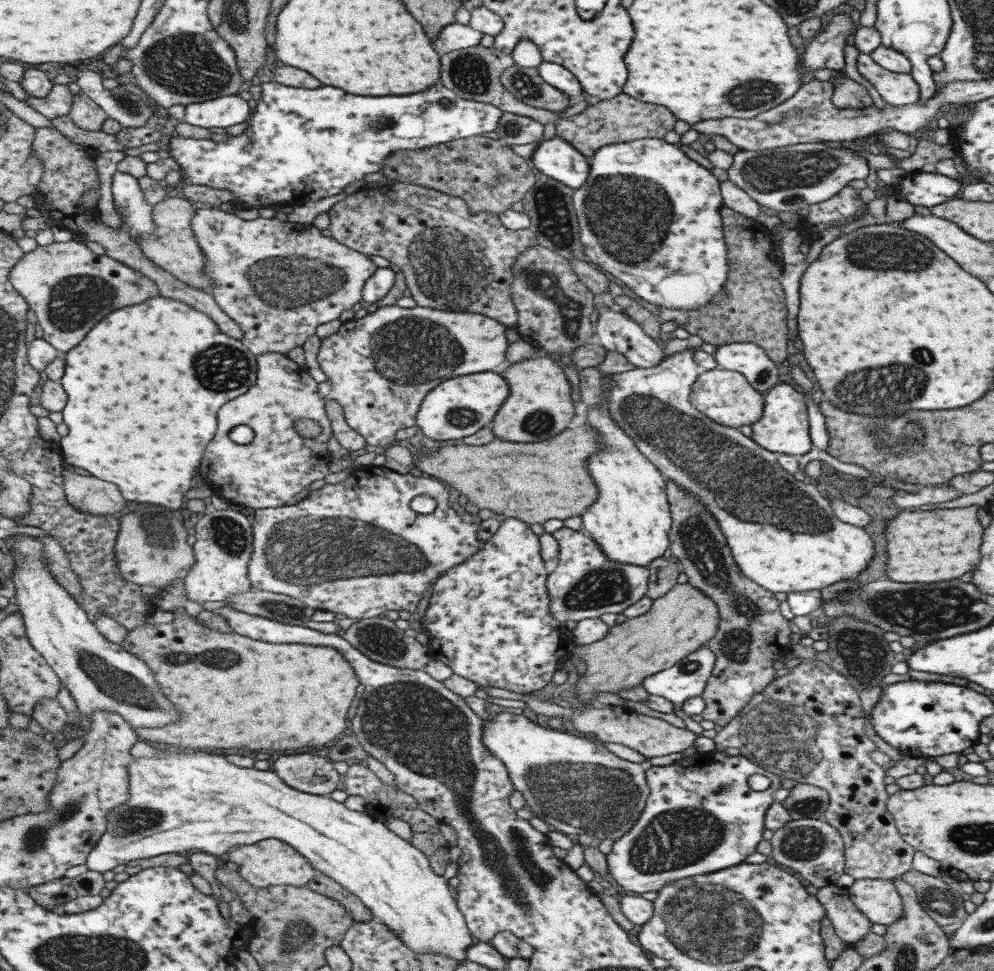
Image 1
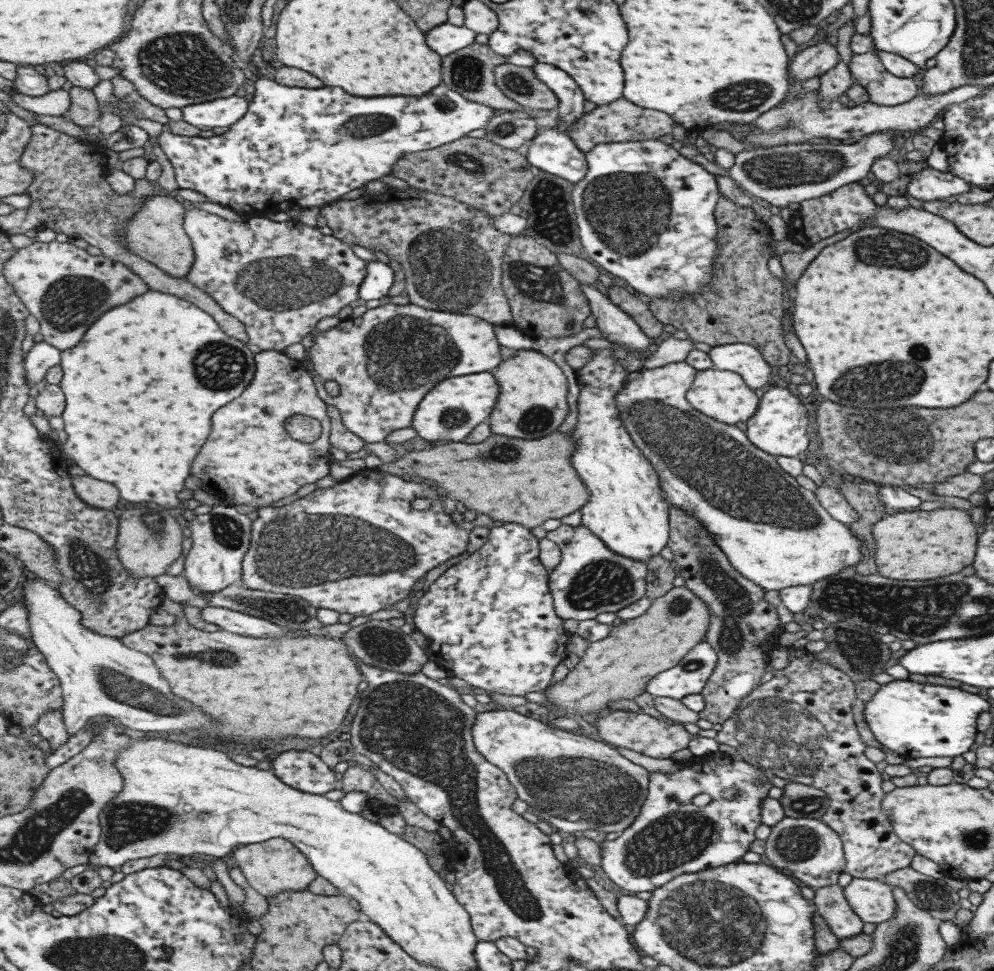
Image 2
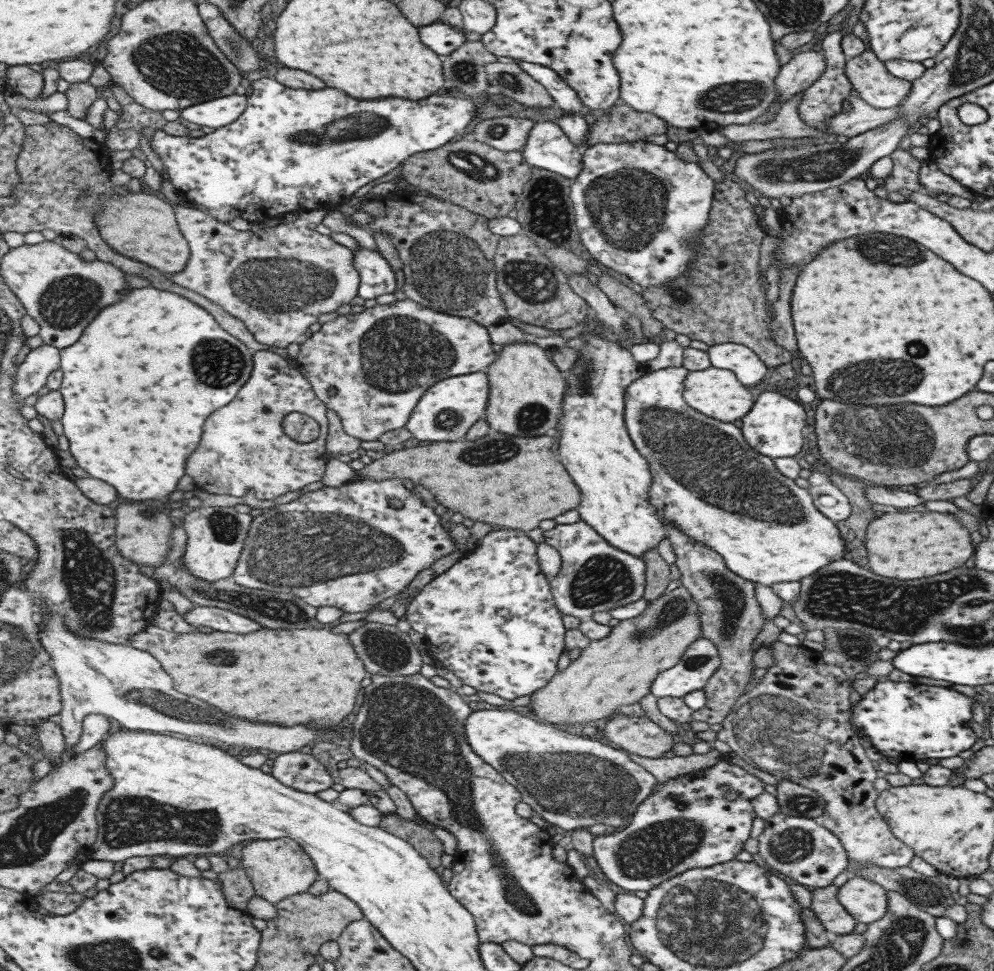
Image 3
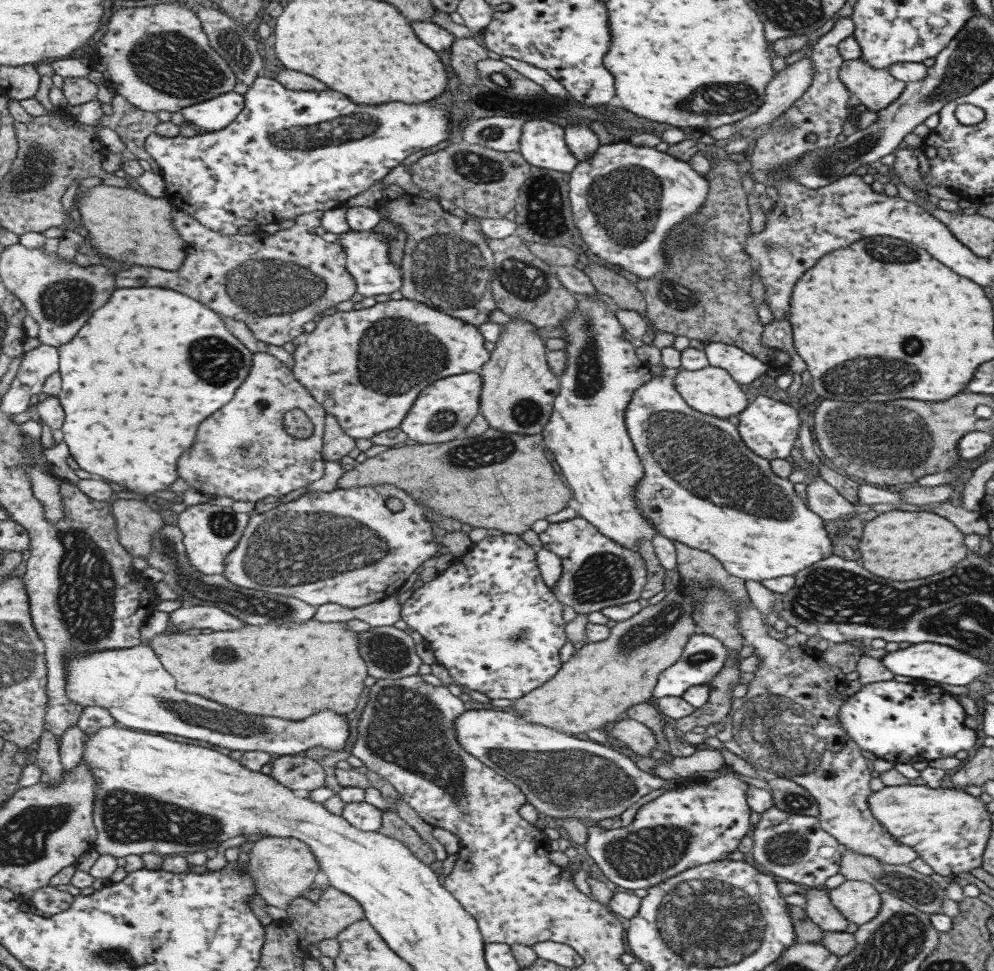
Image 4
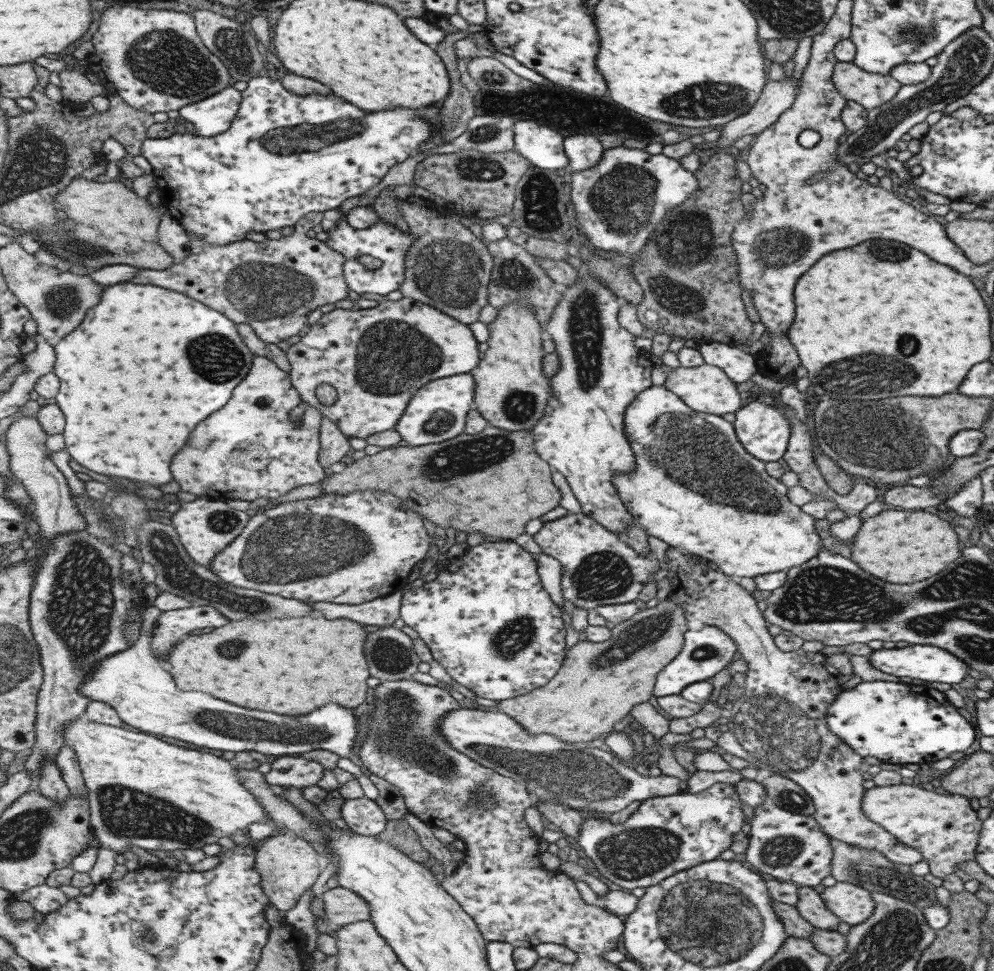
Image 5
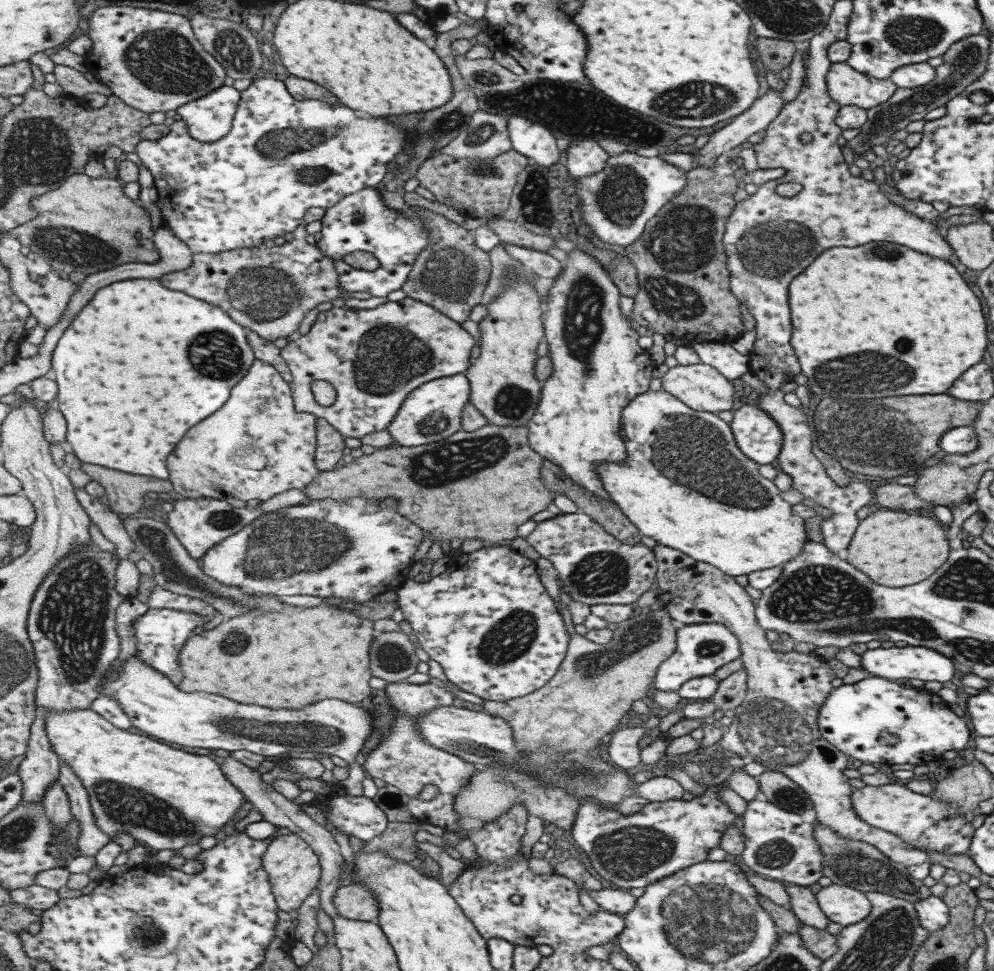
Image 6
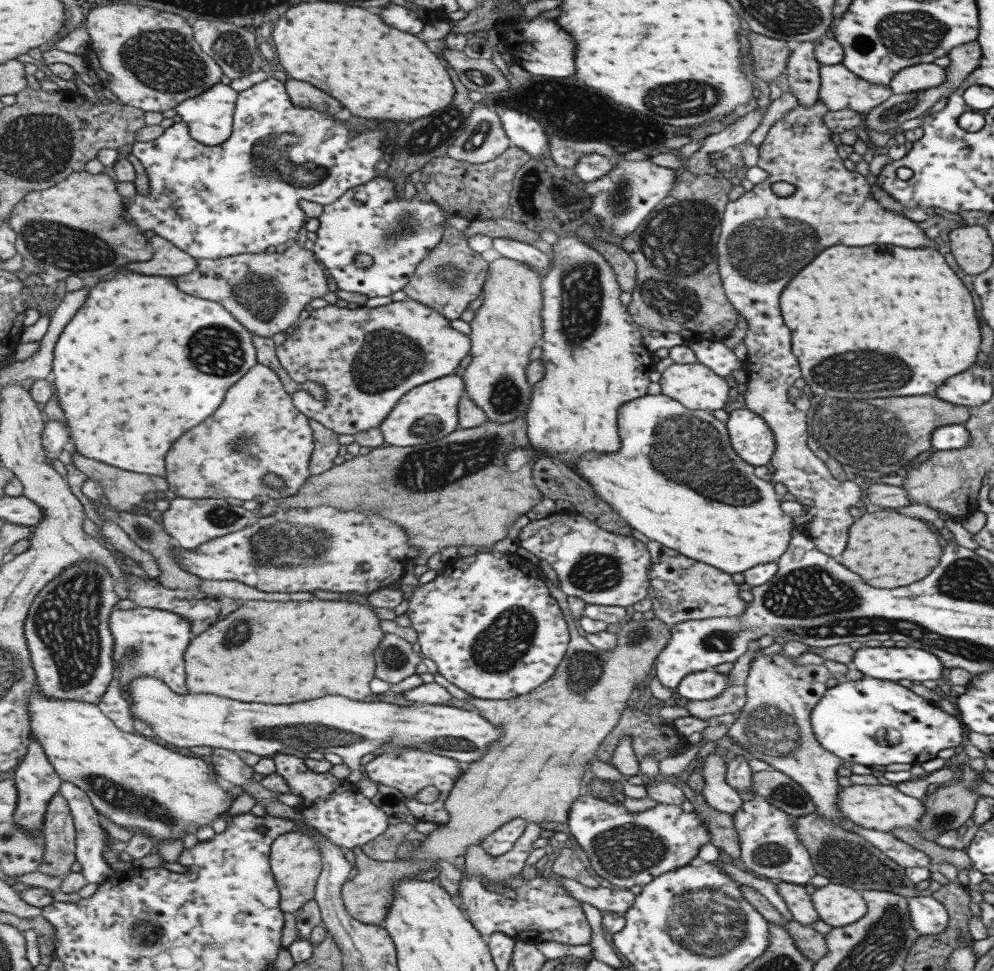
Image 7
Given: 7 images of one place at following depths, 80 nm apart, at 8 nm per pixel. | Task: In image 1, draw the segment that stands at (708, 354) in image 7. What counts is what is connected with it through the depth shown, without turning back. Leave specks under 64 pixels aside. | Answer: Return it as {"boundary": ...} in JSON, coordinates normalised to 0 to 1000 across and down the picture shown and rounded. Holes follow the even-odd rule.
{"boundary":[[[757,353],[727,354],[716,364],[723,380],[745,384],[762,403],[771,404],[788,391],[782,386],[780,373]]]}

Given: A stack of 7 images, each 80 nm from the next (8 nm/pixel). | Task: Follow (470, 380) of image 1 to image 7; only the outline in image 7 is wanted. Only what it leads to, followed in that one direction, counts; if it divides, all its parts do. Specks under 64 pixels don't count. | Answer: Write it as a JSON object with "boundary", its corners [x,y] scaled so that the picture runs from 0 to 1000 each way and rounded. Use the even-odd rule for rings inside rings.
{"boundary":[[[458,384],[433,391],[404,406],[389,428],[381,436],[380,442],[386,458],[419,460],[421,457],[450,449],[460,441],[460,413],[467,406],[465,389]]]}

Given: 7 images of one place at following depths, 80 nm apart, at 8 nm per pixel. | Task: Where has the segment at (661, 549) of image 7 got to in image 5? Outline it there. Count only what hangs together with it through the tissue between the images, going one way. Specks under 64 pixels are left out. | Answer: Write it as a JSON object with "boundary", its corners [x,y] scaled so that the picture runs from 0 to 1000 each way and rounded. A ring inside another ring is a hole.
{"boundary":[[[678,563],[671,565],[669,573],[671,585],[664,590],[664,593],[670,593],[673,606],[675,606],[674,610],[671,610],[670,617],[676,618],[688,628],[690,641],[699,639],[711,645],[724,647],[738,659],[740,670],[751,682],[748,715],[737,724],[737,729],[731,738],[731,753],[725,755],[721,761],[719,772],[724,777],[734,775],[752,784],[756,791],[762,793],[761,800],[758,802],[762,806],[766,806],[776,797],[782,797],[803,807],[817,824],[820,832],[818,844],[830,861],[864,873],[881,875],[902,890],[914,892],[927,887],[926,877],[905,868],[894,860],[894,857],[874,846],[866,836],[865,824],[870,814],[866,811],[869,784],[866,780],[862,780],[852,767],[847,766],[842,758],[836,757],[830,749],[830,735],[832,735],[834,725],[842,719],[844,713],[848,713],[846,706],[842,705],[842,696],[845,695],[842,689],[834,686],[831,677],[824,671],[811,671],[805,667],[798,671],[788,671],[782,668],[777,655],[772,652],[771,641],[762,627],[760,617],[741,601],[741,596],[729,593],[725,588],[716,586],[711,580],[700,578]]]}

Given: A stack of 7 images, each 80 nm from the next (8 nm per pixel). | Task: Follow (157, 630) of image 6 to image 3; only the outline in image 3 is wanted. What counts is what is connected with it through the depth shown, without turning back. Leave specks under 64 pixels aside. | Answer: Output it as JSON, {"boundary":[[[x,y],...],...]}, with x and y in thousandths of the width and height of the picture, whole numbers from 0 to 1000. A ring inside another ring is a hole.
{"boundary":[[[195,624],[181,634],[194,646],[206,645],[220,651],[246,653],[246,651],[261,649],[261,643],[255,641],[252,636],[211,624]]]}

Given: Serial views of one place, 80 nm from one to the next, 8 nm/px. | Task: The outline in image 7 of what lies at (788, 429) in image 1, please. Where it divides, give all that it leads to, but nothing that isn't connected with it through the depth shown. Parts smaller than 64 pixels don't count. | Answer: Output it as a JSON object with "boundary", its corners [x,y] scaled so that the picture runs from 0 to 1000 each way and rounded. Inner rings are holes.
{"boundary":[[[739,421],[728,436],[735,461],[739,468],[758,481],[770,480],[779,462],[779,451],[774,440],[755,422]]]}

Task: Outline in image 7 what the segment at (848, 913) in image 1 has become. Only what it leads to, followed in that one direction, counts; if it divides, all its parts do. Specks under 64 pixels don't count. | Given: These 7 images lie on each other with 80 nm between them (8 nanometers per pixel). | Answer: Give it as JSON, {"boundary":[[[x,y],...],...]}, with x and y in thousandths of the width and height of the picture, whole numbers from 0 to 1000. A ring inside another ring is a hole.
{"boundary":[[[785,907],[780,908],[780,915],[786,927],[791,931],[792,937],[797,941],[798,947],[808,953],[815,953],[823,947],[815,922],[812,921],[808,911]]]}

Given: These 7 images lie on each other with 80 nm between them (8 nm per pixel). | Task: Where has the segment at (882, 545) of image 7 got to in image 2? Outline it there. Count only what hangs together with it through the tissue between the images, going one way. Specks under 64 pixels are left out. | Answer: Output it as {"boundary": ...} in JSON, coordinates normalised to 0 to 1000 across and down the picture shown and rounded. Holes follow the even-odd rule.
{"boundary":[[[940,524],[935,527],[903,526],[894,527],[876,542],[876,552],[880,556],[880,581],[886,593],[896,597],[937,597],[953,591],[965,589],[969,583],[977,581],[981,568],[981,544],[973,526],[960,524]]]}

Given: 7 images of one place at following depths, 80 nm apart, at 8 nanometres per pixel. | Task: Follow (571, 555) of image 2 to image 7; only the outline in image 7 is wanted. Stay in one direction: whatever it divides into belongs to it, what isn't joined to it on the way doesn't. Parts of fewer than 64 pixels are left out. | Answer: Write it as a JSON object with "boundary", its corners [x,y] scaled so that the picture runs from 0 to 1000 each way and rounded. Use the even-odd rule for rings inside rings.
{"boundary":[[[556,527],[548,533],[533,536],[522,545],[518,558],[520,563],[534,568],[543,577],[548,577],[556,585],[562,598],[562,608],[567,610],[568,614],[579,614],[589,622],[634,625],[654,612],[650,593],[654,586],[654,575],[650,562],[635,551],[603,544],[597,537],[580,527]]]}

